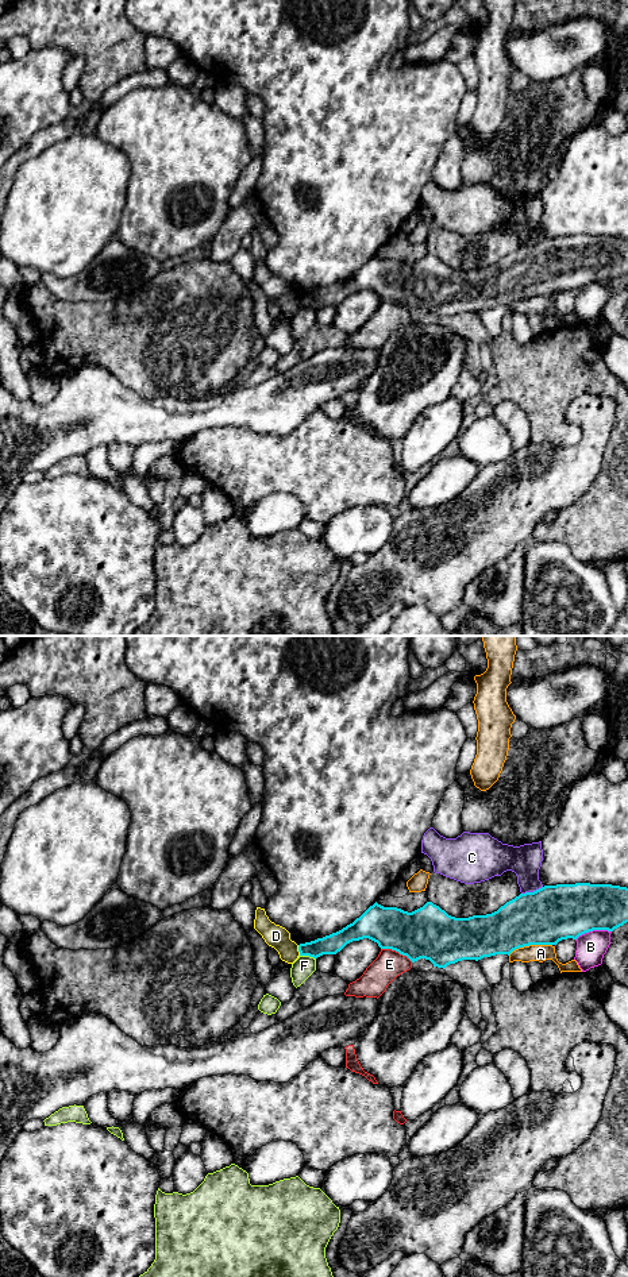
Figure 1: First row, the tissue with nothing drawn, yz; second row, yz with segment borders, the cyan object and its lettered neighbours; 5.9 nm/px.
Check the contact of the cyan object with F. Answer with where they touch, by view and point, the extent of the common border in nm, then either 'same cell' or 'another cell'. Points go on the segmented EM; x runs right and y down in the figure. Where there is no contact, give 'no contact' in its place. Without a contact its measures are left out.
contact yz (308, 955); length 100 nm; another cell

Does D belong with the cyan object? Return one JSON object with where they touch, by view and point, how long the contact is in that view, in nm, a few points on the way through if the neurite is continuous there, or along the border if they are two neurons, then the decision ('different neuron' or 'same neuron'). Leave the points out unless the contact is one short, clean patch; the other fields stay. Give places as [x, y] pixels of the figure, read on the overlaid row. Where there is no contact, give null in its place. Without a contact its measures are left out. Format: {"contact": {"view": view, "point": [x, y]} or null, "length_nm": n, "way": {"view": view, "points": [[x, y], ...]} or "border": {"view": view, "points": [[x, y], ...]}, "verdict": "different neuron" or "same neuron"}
{"contact": {"view": "yz", "point": [299, 951]}, "length_nm": 70, "border": {"view": "yz", "points": [[297, 945], [300, 955]]}, "verdict": "different neuron"}

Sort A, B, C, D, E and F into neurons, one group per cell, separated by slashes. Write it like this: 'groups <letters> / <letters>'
groups A / B / C / D / E / F

